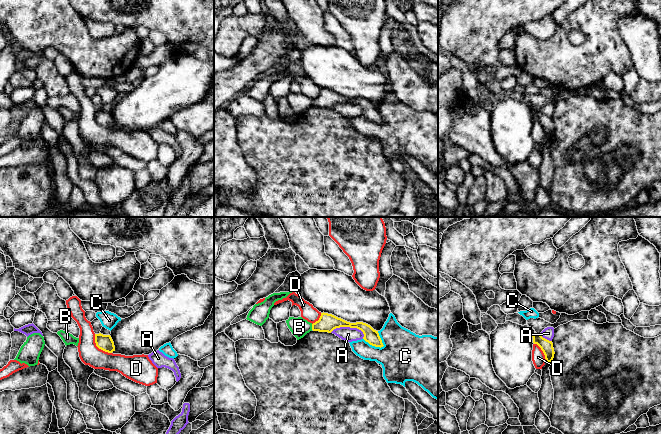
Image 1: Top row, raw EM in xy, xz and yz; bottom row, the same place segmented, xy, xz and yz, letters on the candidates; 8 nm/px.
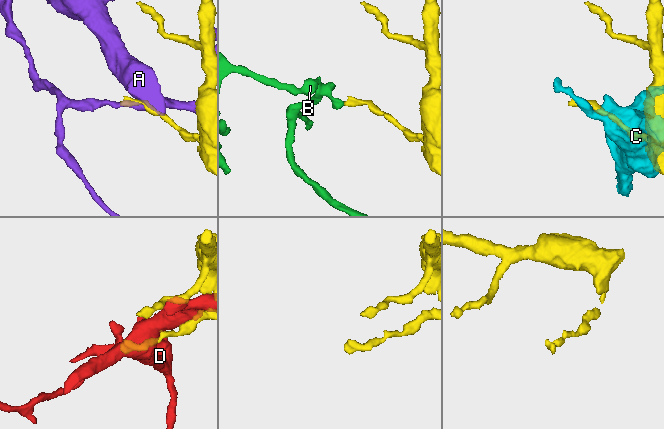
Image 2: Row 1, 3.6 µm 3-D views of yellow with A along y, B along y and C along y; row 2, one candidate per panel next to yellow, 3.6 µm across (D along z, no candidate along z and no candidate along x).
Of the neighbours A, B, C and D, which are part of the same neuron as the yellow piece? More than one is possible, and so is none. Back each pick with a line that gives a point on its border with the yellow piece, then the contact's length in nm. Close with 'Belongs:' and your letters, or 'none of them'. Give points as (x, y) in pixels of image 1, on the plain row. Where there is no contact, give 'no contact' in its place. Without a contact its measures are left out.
Belongs: none of them

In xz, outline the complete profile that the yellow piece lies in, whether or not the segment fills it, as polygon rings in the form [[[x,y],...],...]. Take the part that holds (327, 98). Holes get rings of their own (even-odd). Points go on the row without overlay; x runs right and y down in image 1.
[[[323,88],[321,89],[319,96],[312,100],[313,107],[328,109],[331,109],[334,105],[340,103],[357,104],[363,108],[363,115],[370,121],[380,124],[384,122],[378,107],[363,98],[350,99],[332,90]]]

